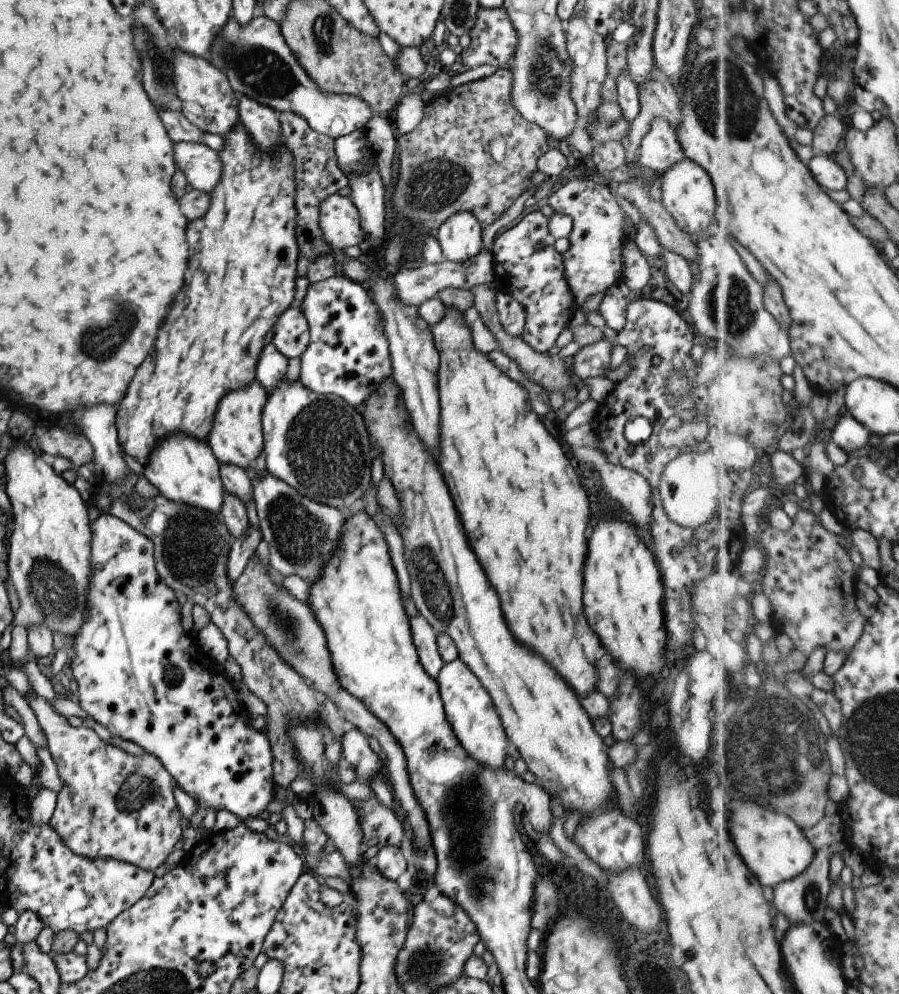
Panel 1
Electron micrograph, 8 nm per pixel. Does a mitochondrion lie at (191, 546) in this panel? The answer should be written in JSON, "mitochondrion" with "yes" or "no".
{"mitochondrion":"yes"}

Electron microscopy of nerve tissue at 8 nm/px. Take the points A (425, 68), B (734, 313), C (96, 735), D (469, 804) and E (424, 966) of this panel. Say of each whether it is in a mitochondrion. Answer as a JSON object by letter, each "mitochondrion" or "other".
{"A":"other","B":"mitochondrion","C":"other","D":"mitochondrion","E":"mitochondrion"}

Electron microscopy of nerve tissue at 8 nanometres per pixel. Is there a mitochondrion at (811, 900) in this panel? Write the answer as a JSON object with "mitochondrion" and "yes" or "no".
{"mitochondrion":"yes"}

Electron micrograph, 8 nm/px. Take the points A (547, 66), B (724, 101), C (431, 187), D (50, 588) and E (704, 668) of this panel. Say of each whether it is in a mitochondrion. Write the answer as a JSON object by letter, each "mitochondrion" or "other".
{"A":"mitochondrion","B":"mitochondrion","C":"mitochondrion","D":"mitochondrion","E":"other"}

